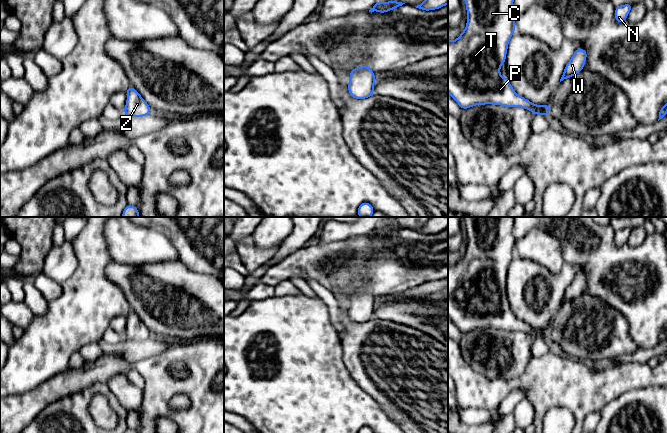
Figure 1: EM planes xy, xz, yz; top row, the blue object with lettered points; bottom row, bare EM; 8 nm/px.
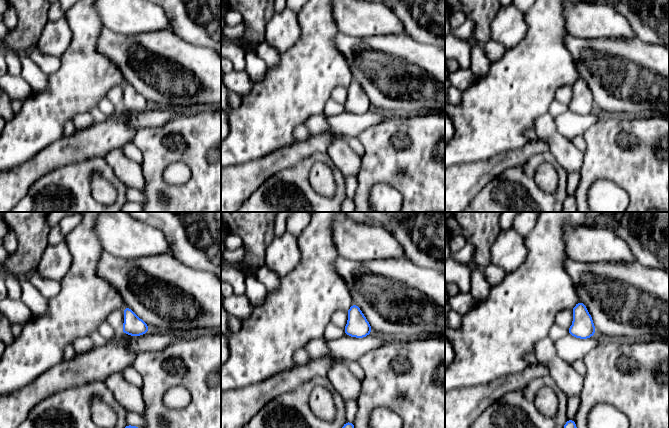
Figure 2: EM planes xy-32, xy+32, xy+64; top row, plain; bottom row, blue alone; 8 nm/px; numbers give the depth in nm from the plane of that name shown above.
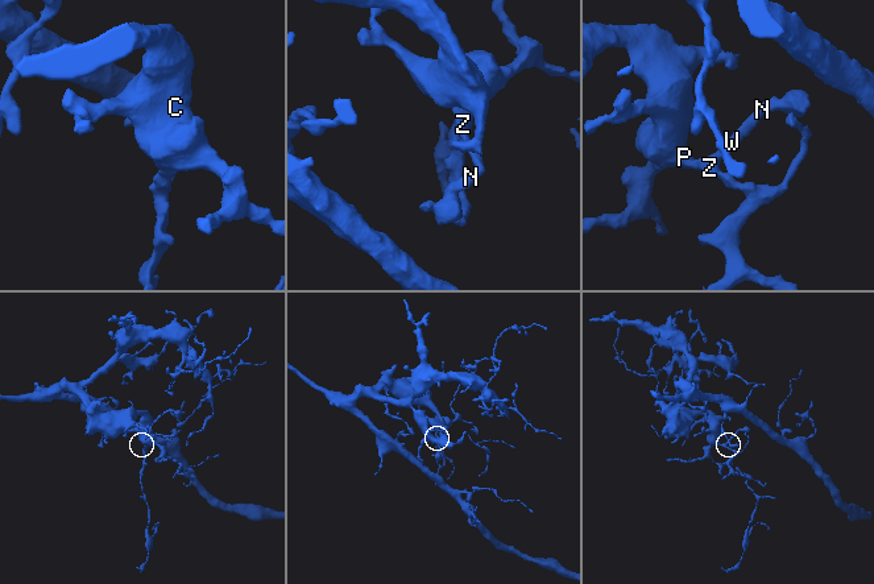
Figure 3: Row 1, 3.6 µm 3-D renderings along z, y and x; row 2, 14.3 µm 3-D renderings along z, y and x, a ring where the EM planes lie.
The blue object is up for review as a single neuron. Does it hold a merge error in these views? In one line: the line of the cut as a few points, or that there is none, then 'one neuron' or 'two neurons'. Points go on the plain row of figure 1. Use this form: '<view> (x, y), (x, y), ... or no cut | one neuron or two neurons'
no cut | one neuron

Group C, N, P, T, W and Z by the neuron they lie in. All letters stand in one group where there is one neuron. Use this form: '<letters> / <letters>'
C N P T W Z

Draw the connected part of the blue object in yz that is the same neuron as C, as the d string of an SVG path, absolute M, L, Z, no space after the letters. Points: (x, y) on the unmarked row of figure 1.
M461 217L467 233L465 254L454 265L448 265L448 317L464 334L474 329L496 328L523 331L534 339L548 340L549 329L535 329L519 320L509 303L500 300L500 290L506 284L508 267L515 256L512 235L513 217Z

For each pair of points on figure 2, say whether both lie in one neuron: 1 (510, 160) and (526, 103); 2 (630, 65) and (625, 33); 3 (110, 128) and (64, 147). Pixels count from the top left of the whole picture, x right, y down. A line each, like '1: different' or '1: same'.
1: different
2: different
3: same

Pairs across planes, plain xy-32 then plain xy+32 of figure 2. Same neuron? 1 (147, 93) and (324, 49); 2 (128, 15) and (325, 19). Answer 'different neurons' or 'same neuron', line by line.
1: different neurons
2: different neurons

